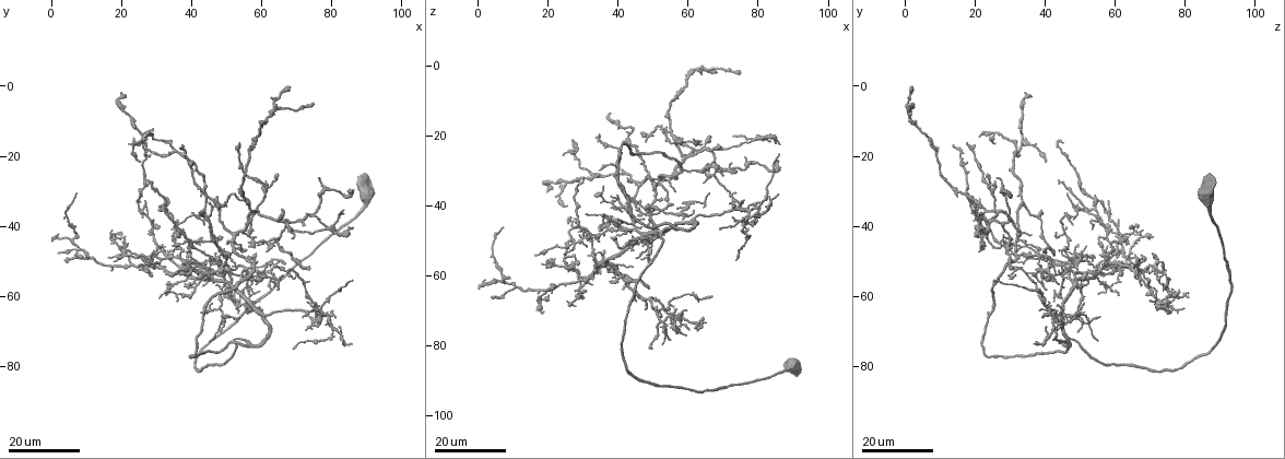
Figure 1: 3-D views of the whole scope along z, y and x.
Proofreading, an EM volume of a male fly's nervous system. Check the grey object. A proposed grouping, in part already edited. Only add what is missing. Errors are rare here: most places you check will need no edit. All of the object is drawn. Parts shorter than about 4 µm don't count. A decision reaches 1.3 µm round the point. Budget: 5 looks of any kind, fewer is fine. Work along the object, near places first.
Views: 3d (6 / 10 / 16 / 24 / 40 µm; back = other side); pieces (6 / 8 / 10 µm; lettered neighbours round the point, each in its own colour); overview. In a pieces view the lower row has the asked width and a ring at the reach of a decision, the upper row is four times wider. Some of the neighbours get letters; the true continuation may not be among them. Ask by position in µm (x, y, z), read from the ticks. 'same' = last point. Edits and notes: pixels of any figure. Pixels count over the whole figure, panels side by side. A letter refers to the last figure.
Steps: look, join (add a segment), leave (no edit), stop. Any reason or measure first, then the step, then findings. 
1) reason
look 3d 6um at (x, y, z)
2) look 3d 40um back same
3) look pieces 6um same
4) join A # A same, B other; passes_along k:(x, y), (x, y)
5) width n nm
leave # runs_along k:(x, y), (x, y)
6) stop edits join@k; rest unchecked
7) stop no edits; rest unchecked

branch stops here
look 3d 16um at (85.5, 56.0, 25.5)

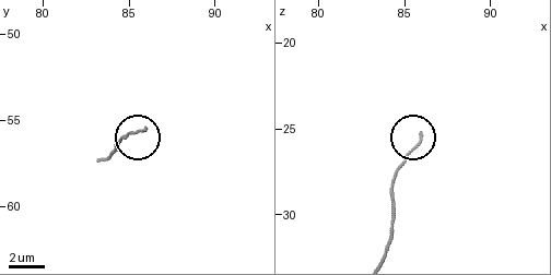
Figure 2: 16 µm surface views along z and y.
look pieces 10um at (86.0, 55.5, 25.4)

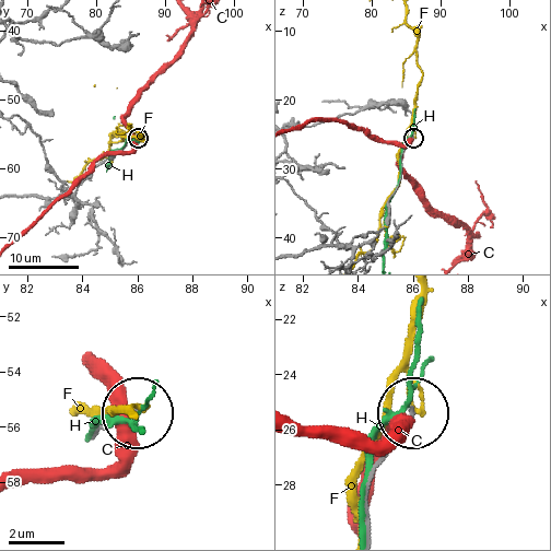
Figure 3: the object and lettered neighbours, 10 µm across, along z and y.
width 130 nm
leave # C other, F other, H other; runs_along 3:(367, 531), (372, 475), (410, 413); no lettered segment goes on from it

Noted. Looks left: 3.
thin end
look 3d 16um at (59.5, 61.5, 70.0)

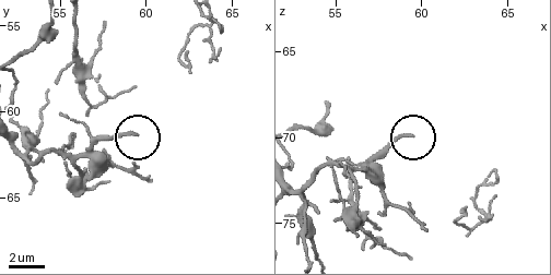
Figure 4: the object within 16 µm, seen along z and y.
look 3d 6um at (59.3, 61.2, 70.0)

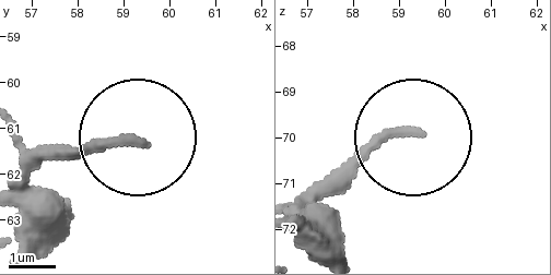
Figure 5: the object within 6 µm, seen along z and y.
look pieces 8um at (59.35, 61.30, 69.85)

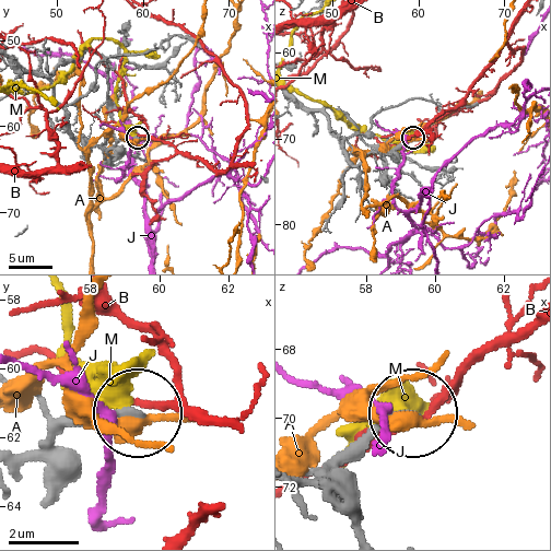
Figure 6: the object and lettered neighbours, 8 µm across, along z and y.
width 190 nm
leave # A other, B other, J other, M other; no lettered segment goes on from it

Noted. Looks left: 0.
stop no edits; rest unchecked

